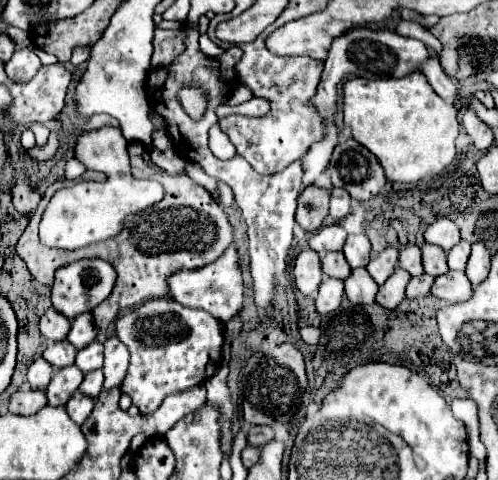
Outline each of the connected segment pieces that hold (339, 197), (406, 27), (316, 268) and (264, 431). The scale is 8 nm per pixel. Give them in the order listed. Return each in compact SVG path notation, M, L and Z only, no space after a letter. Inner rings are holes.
M332 188L330 196L330 216L334 220L342 220L350 210L350 196L342 192L342 188Z
M400 20L400 24L396 26L396 32L398 34L402 34L402 36L412 36L412 38L418 38L418 40L422 40L428 48L432 48L432 50L436 50L438 54L440 54L440 50L442 50L442 44L440 44L440 40L436 40L426 28L422 28L418 22L408 22L408 20Z
M304 246L304 250L298 254L294 262L294 280L296 288L306 294L314 296L320 286L320 256L312 248Z
M252 426L248 430L248 442L252 446L264 446L270 440L274 440L274 430L270 426Z

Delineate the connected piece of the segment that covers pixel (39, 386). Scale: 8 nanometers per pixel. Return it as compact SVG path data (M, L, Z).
M44 358L34 360L30 364L30 368L28 368L28 382L30 382L30 386L34 390L46 390L50 380L52 380L52 366Z

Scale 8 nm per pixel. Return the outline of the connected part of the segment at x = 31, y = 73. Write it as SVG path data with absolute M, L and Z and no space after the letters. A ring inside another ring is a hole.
M32 48L16 50L12 60L6 62L6 74L14 82L28 82L28 80L32 80L36 76L40 66L42 66L40 58L36 56L36 52Z

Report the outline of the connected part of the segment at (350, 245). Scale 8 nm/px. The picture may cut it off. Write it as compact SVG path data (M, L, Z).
M366 234L348 236L342 252L344 252L350 268L366 266L370 262L370 240L368 240L368 236Z

